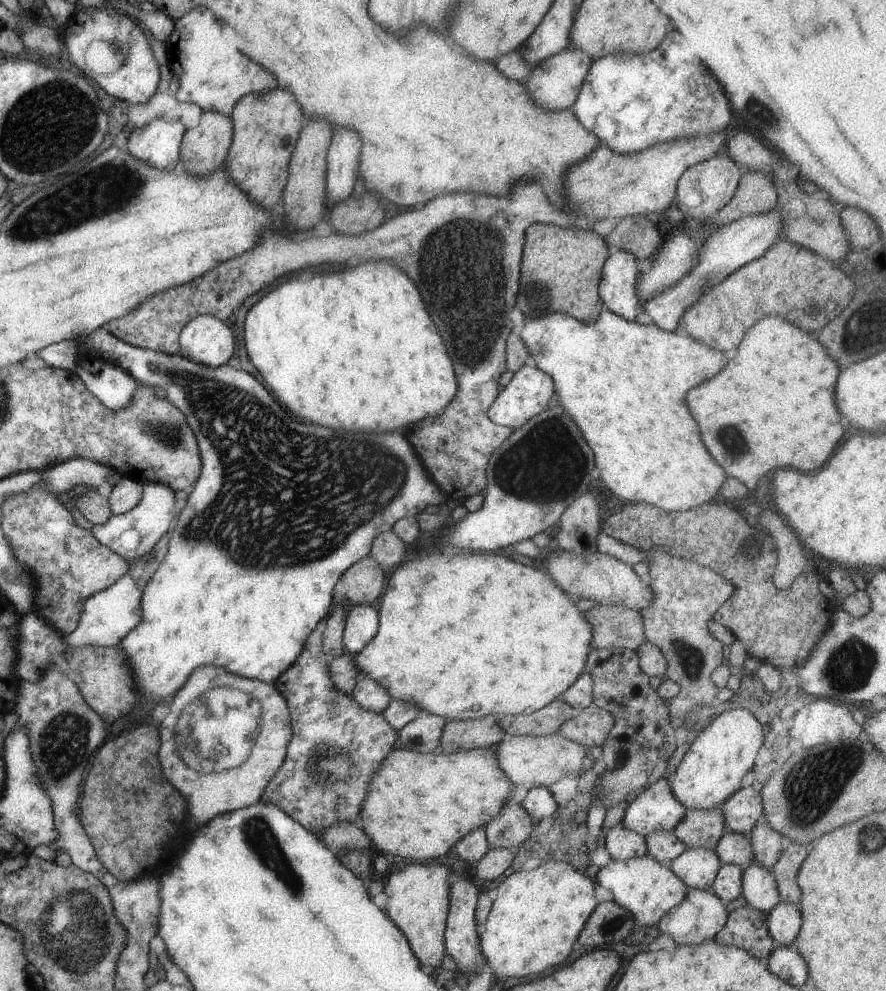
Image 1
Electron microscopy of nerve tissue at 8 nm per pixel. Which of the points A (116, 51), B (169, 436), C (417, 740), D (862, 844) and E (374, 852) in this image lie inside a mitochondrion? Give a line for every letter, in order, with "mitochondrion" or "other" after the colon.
A: mitochondrion
B: mitochondrion
C: mitochondrion
D: mitochondrion
E: other

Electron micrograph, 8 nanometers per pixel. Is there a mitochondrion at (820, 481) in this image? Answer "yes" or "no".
no

